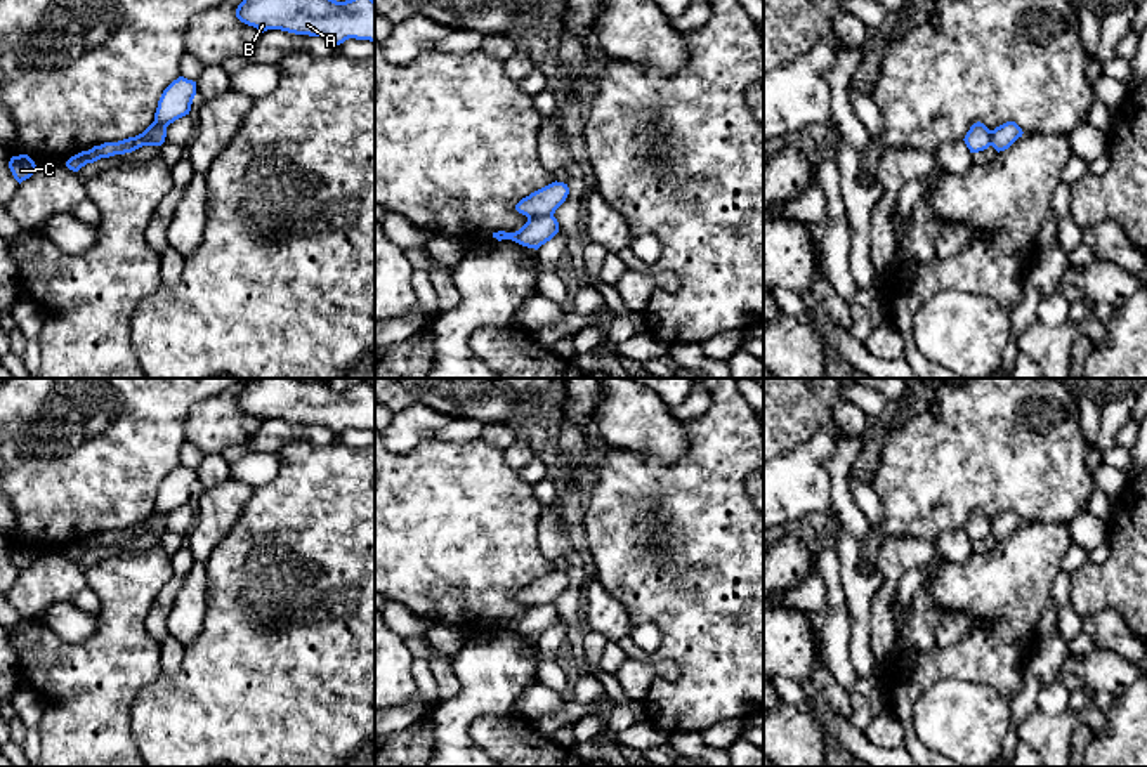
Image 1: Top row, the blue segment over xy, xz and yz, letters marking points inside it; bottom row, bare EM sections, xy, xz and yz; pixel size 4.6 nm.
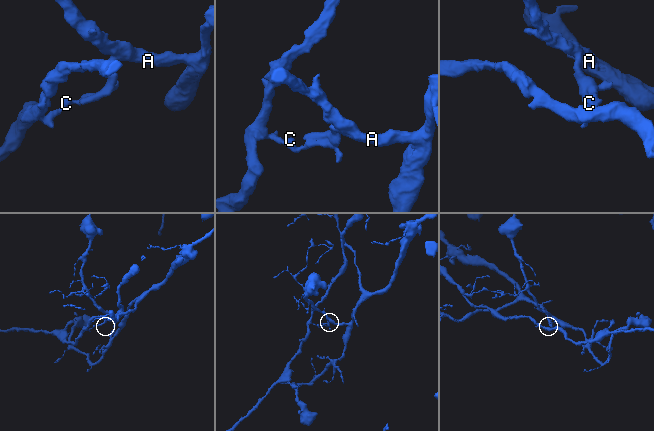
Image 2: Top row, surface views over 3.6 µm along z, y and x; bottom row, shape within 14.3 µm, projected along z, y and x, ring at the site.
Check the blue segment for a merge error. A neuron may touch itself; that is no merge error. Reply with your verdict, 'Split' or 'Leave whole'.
Split

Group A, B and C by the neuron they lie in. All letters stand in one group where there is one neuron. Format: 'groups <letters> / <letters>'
groups A B / C

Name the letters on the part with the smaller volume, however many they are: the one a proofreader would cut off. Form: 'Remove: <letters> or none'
Remove: C

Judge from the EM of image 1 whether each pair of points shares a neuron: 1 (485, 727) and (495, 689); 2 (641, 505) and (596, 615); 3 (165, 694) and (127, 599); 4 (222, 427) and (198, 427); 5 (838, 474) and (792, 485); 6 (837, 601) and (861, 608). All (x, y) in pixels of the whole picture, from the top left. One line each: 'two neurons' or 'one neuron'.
1: two neurons
2: two neurons
3: two neurons
4: one neuron
5: two neurons
6: two neurons

